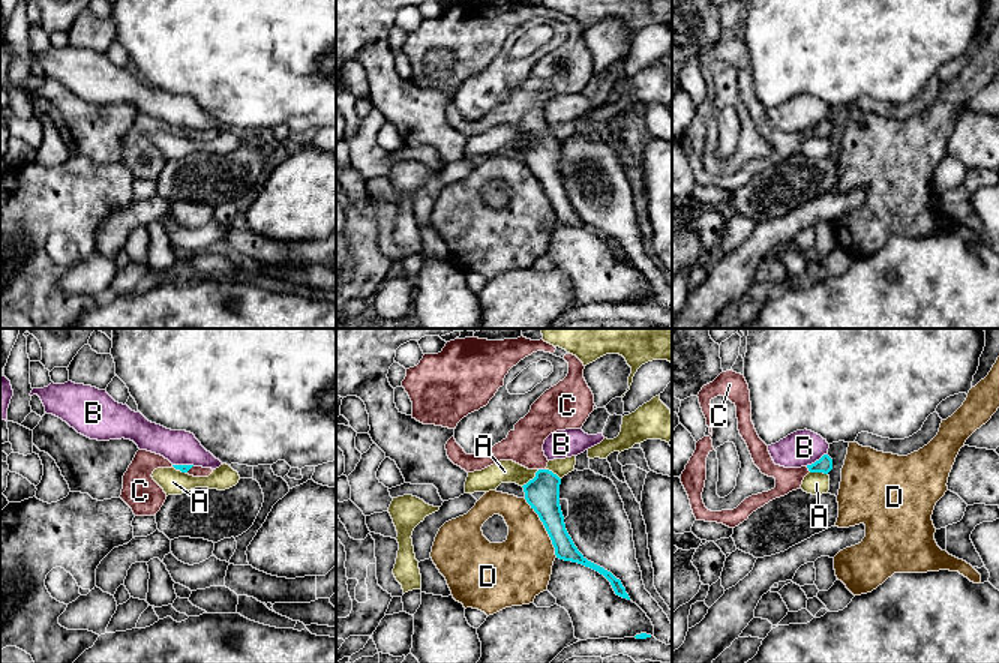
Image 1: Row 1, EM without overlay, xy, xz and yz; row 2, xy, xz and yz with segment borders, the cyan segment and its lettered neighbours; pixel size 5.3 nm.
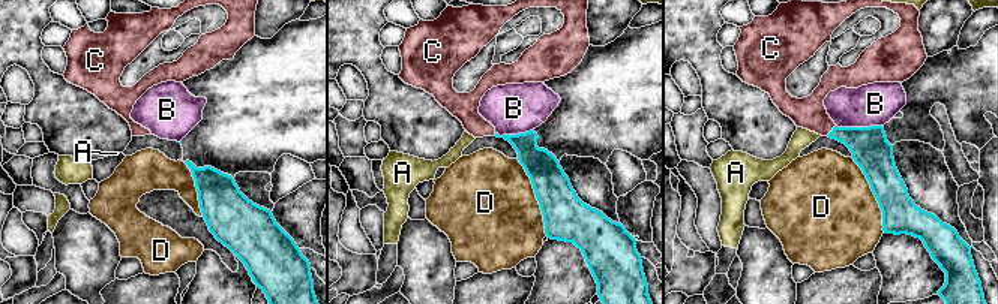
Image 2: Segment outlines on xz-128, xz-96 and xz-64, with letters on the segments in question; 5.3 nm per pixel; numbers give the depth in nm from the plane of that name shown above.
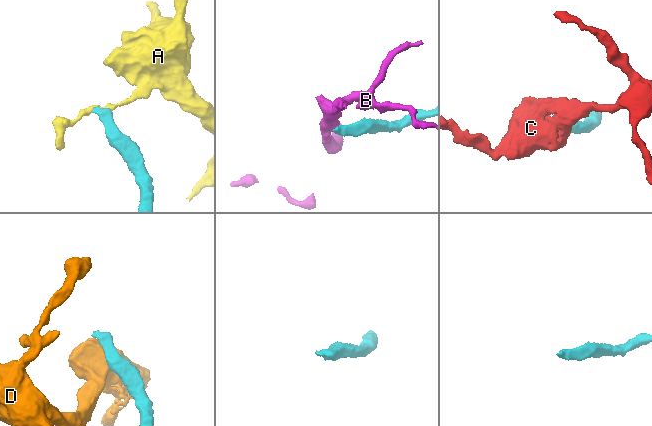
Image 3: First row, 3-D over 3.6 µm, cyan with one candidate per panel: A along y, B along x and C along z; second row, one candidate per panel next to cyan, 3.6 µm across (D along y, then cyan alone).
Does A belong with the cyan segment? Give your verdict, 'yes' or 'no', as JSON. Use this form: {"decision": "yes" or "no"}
{"decision": "no"}

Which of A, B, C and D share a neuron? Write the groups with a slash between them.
A / B / C / D

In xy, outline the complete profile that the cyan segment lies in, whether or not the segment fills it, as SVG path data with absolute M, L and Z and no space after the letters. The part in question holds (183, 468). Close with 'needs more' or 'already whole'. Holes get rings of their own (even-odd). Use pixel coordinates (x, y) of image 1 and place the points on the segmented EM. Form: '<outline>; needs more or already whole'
M138 450L123 476L120 495L135 516L156 516L166 500L166 494L152 477L153 471L158 468L176 468L194 477L208 477L213 472L212 468L172 465L160 454Z; needs more

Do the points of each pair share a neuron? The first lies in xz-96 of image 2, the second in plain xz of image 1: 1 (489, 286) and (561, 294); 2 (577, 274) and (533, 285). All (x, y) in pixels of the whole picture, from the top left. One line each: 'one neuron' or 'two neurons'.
1: one neuron
2: two neurons

